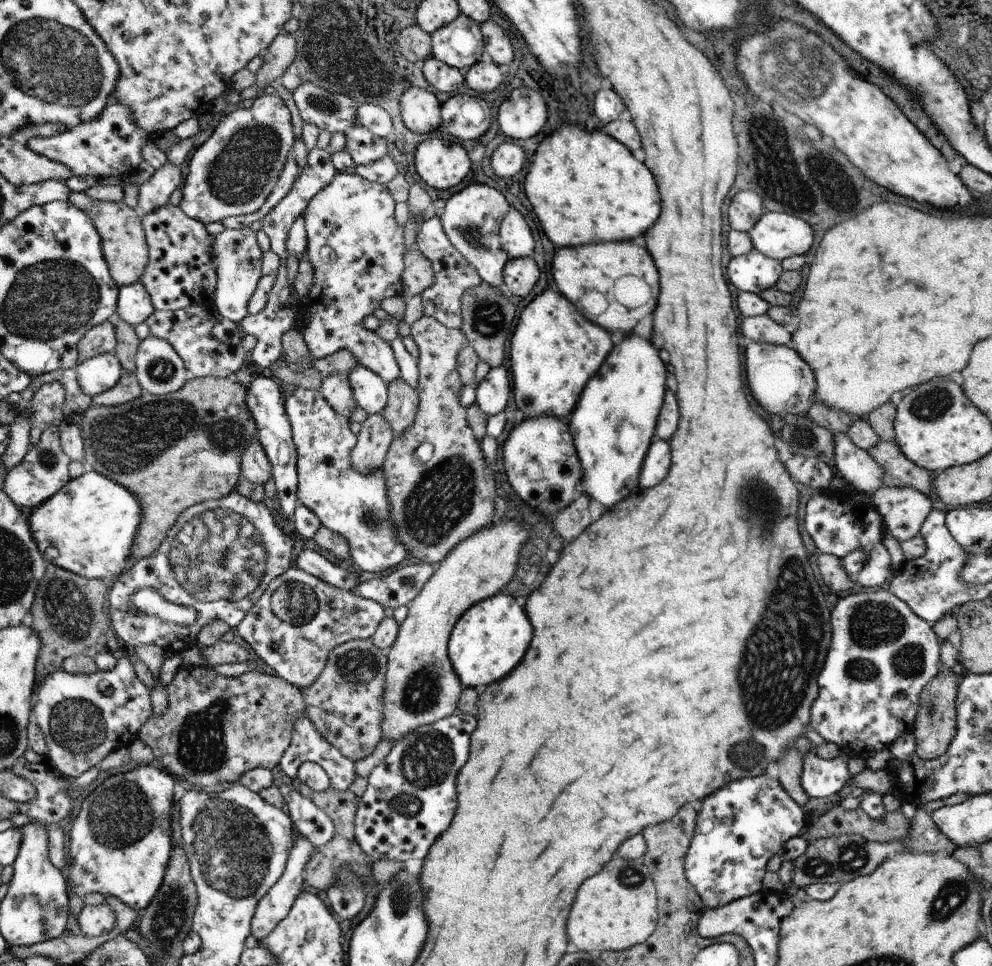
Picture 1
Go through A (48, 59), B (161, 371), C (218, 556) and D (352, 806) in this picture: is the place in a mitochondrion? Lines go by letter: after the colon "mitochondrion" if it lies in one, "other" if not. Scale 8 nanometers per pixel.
A: mitochondrion
B: mitochondrion
C: mitochondrion
D: other

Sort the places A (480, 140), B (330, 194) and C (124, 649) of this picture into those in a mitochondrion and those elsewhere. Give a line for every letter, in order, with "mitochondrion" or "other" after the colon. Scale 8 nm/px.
A: other
B: other
C: other

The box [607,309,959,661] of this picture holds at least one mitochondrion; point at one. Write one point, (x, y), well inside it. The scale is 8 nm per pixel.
(755, 494)

